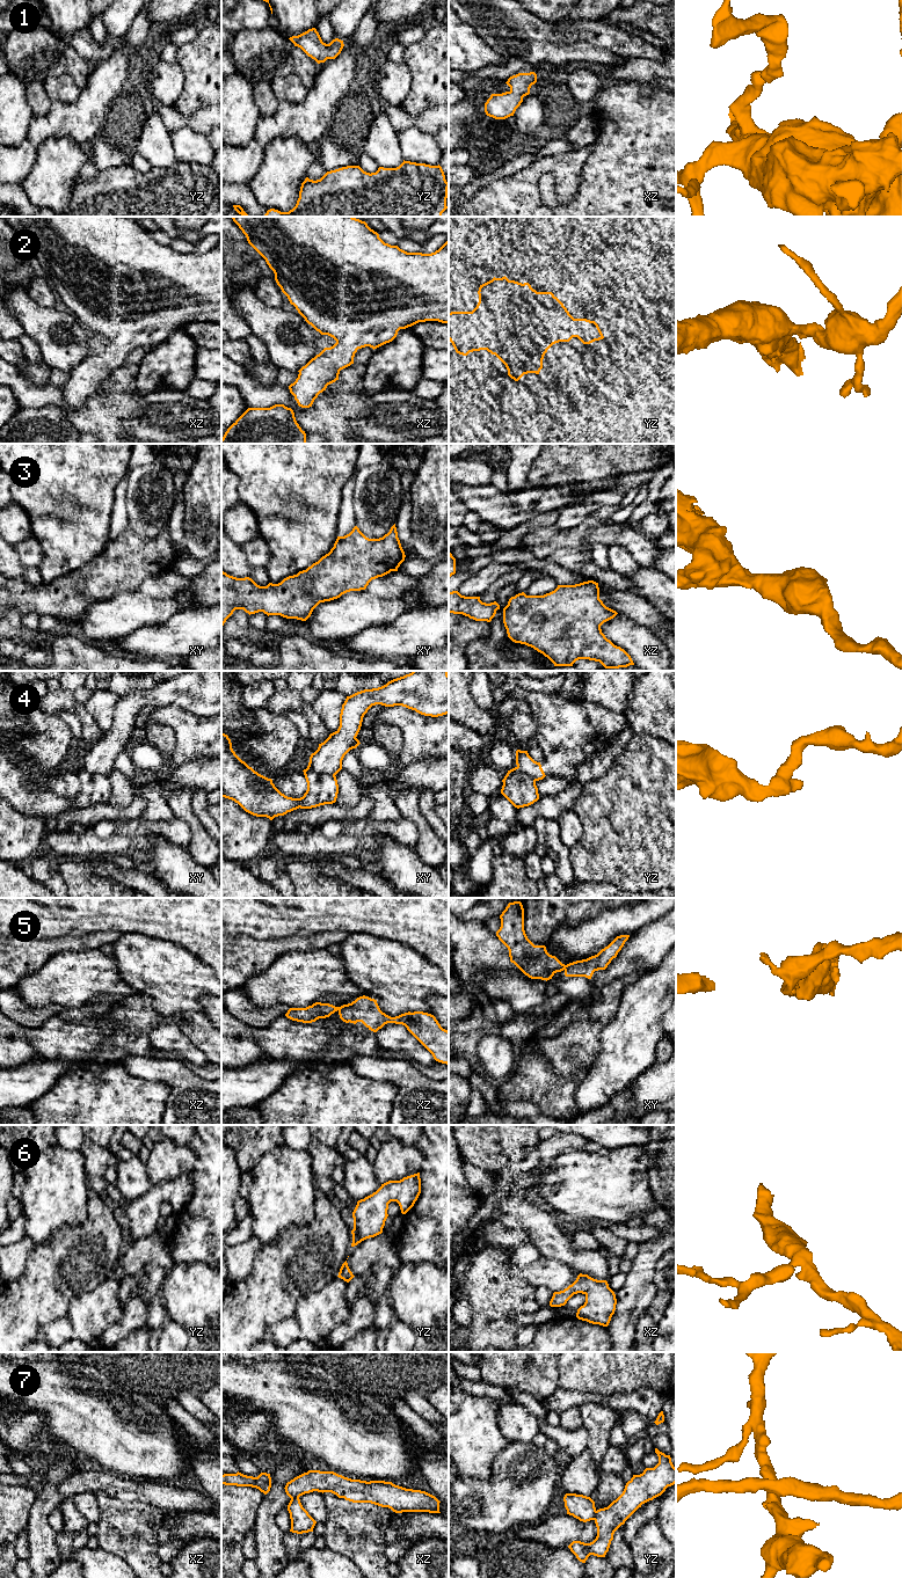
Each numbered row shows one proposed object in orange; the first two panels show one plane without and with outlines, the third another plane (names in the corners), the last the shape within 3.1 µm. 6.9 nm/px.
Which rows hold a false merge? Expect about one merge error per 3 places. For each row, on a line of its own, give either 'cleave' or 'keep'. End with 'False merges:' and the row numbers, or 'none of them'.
1: keep
2: keep
3: keep
4: cleave
5: cleave
6: keep
7: cleave
False merges: 4, 5, 7

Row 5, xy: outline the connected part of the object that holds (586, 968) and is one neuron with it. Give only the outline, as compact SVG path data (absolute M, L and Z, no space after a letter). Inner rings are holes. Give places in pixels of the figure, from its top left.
M630 935L617 936L608 947L597 955L587 959L569 963L565 967L566 977L585 977L591 979L595 971L605 970L628 940Z

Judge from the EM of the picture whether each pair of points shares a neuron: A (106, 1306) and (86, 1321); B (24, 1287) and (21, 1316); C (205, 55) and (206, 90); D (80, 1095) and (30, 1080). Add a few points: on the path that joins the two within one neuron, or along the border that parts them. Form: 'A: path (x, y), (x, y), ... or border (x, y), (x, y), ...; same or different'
A: path (101, 1307), (91, 1316); same
B: path (24, 1294), (24, 1305), (21, 1309); same
C: path (205, 64), (205, 81); same
D: border (74, 1069), (65, 1073), (44, 1094), (30, 1102); different

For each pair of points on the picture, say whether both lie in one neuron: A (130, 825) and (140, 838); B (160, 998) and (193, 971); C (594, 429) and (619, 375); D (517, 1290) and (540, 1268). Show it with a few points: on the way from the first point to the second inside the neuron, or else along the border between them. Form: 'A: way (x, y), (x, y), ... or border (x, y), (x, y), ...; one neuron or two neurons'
A: border (140, 825), (128, 835), (115, 833); two neurons
B: way (168, 990), (177, 980), (184, 979); one neuron
C: way (597, 415), (603, 395), (610, 388); one neuron
D: border (509, 1262), (509, 1273), (526, 1281), (535, 1288); two neurons

